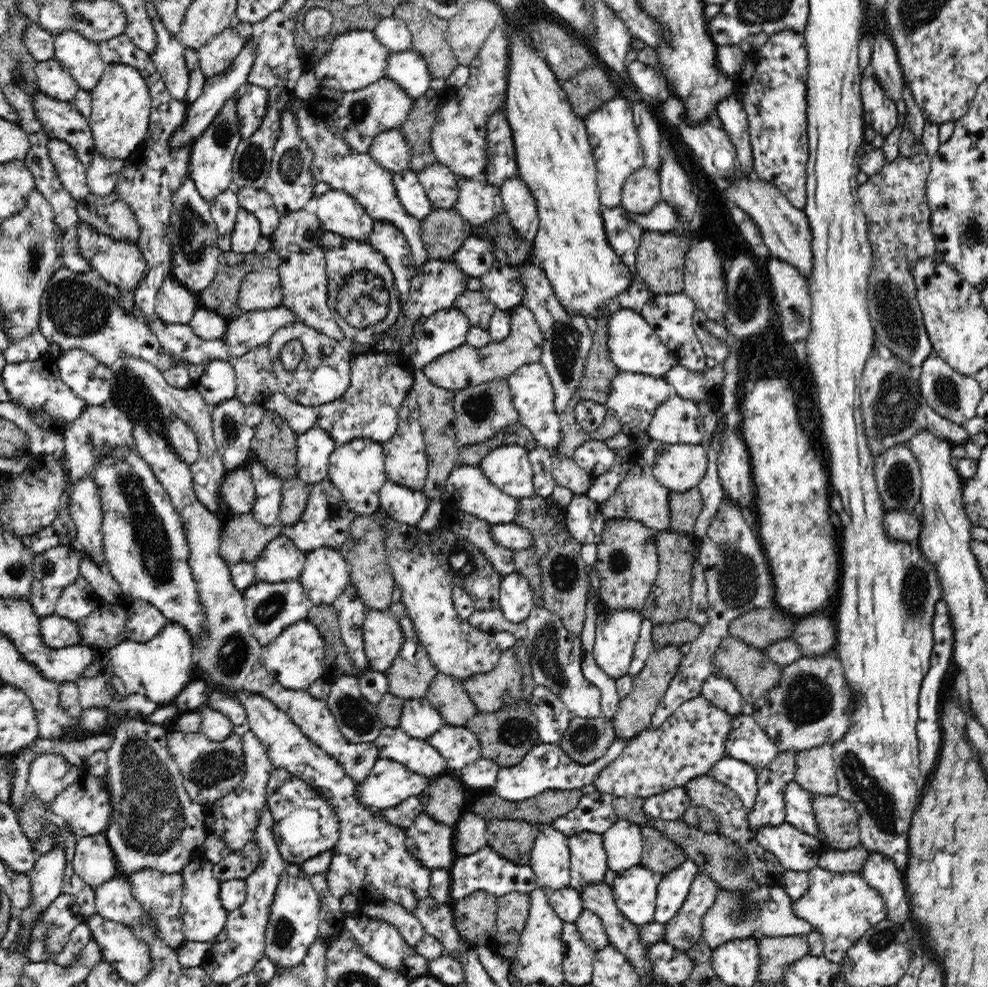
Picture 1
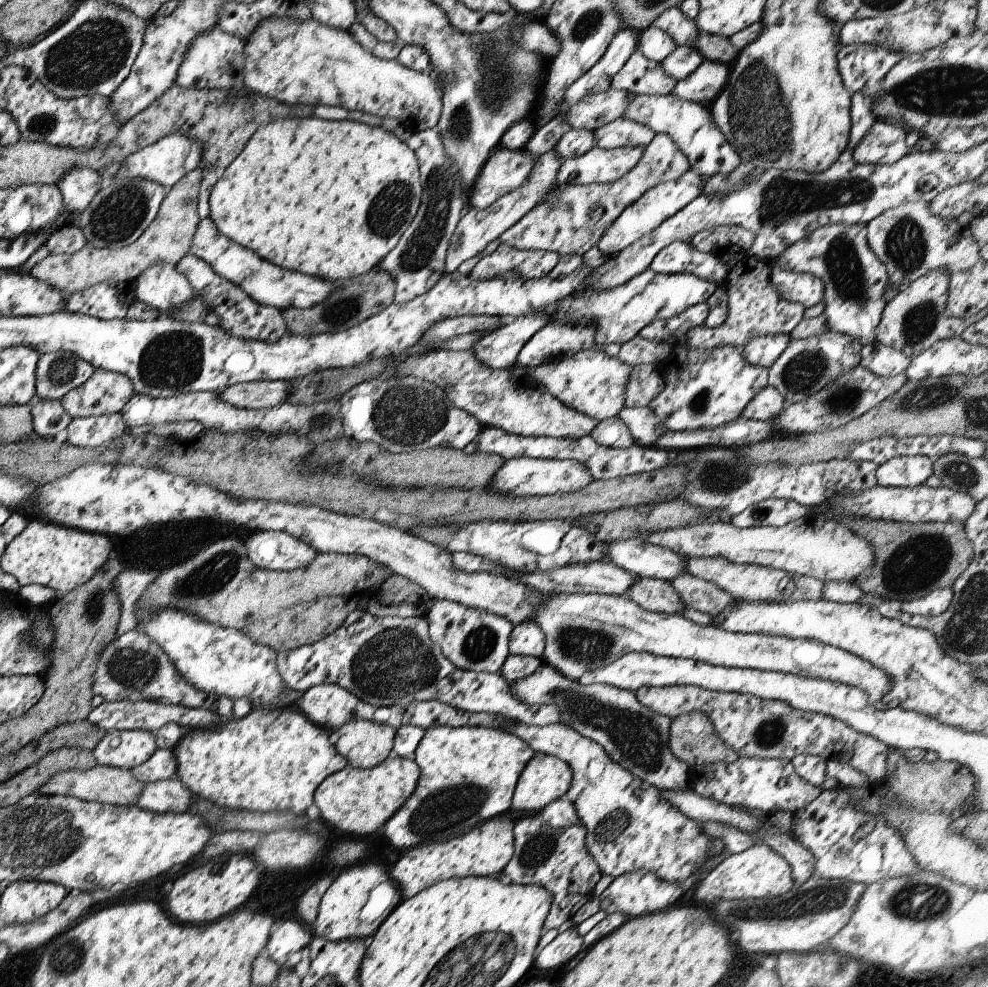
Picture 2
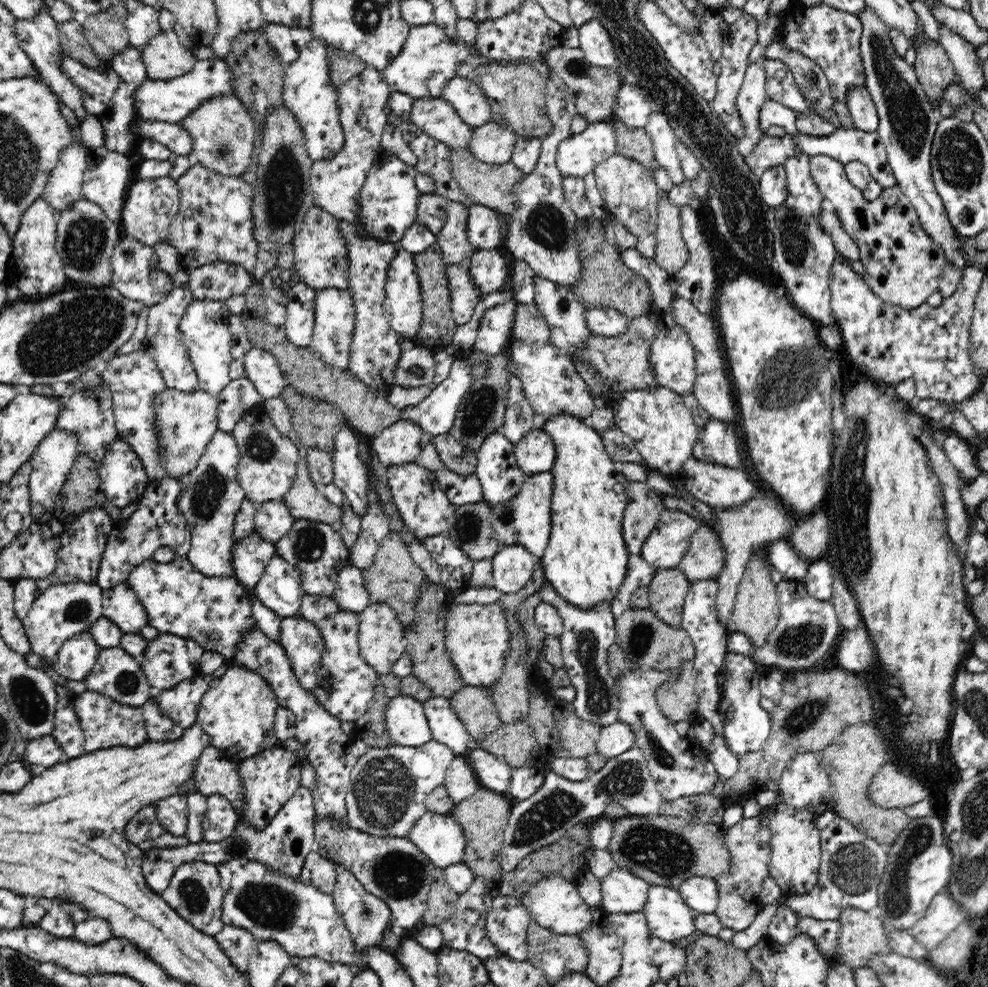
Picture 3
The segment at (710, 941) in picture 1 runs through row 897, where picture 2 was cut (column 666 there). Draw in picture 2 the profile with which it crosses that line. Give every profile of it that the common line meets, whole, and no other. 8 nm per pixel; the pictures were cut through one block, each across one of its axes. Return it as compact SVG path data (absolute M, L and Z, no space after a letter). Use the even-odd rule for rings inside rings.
M544 662L533 674L512 682L511 687L521 702L530 705L556 704L561 710L561 723L570 724L581 736L594 740L610 759L641 781L657 790L690 788L690 767L673 756L669 748L672 719L641 706L634 693L602 684L580 685Z

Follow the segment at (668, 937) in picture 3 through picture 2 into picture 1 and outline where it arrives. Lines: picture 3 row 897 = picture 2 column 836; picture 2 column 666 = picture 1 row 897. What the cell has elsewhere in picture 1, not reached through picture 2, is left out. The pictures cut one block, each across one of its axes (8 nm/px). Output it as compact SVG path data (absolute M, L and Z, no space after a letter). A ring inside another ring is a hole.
M640 865L618 873L611 889L617 908L637 926L654 921L657 887L663 876Z

